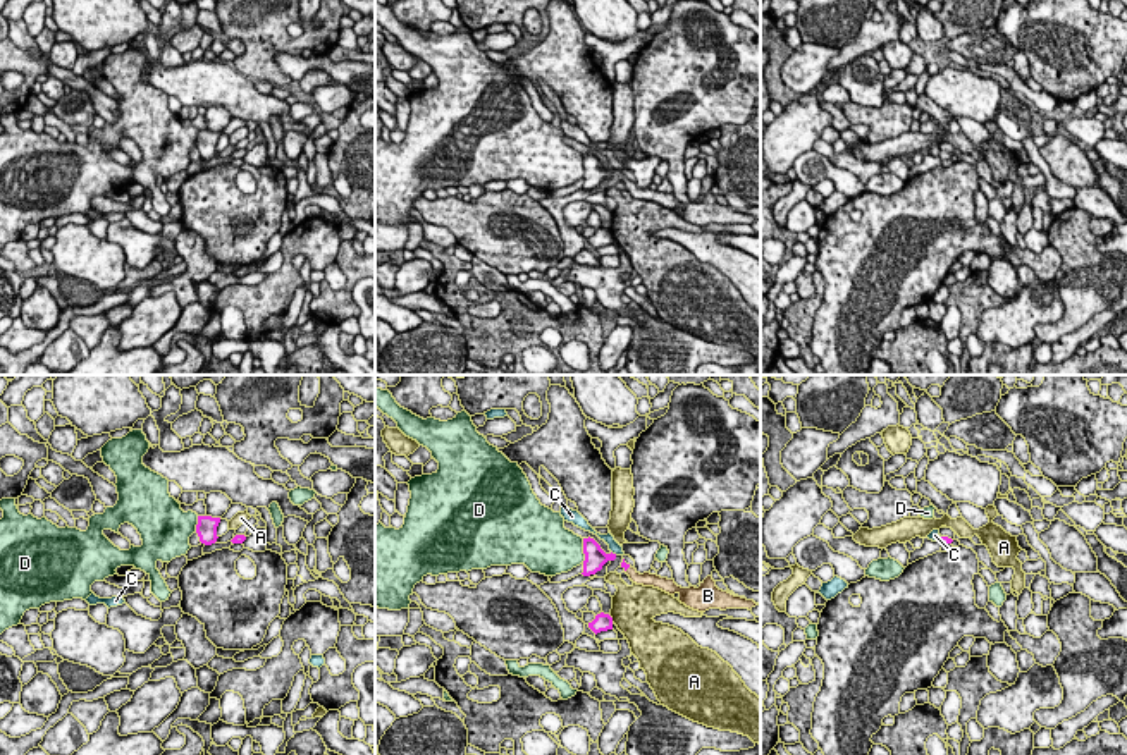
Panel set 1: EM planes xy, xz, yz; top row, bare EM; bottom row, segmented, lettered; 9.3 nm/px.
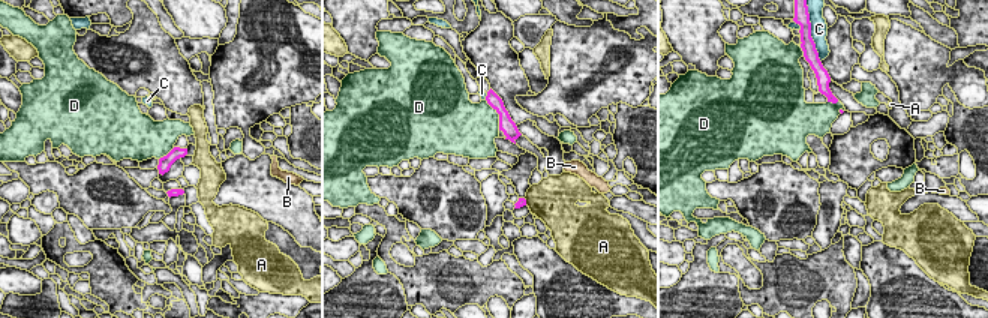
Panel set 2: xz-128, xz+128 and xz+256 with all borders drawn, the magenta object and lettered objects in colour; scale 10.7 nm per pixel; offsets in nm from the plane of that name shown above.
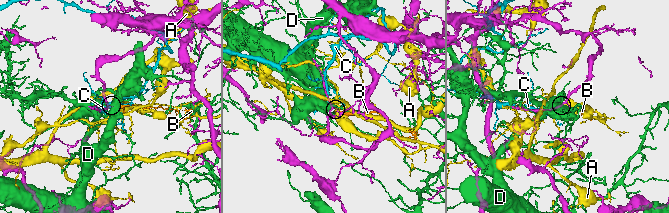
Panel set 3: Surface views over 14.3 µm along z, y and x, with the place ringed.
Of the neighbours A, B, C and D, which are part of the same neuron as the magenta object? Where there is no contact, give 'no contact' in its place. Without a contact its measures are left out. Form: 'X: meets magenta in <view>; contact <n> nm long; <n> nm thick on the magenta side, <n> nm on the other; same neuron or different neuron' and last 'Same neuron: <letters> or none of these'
A: meets magenta in xz; contact 100 nm long; 160 nm thick on the magenta side, 400 nm on the other; different neuron
B: meets magenta in xz; contact 80 nm long; 60 nm thick on the magenta side, 130 nm on the other; same neuron
C: meets magenta in xz; contact 70 nm long; 200 nm thick on the magenta side, 120 nm on the other; different neuron
D: meets magenta in xz; contact 240 nm long; 200 nm thick on the magenta side, 420 nm on the other; different neuron
Same neuron: B

